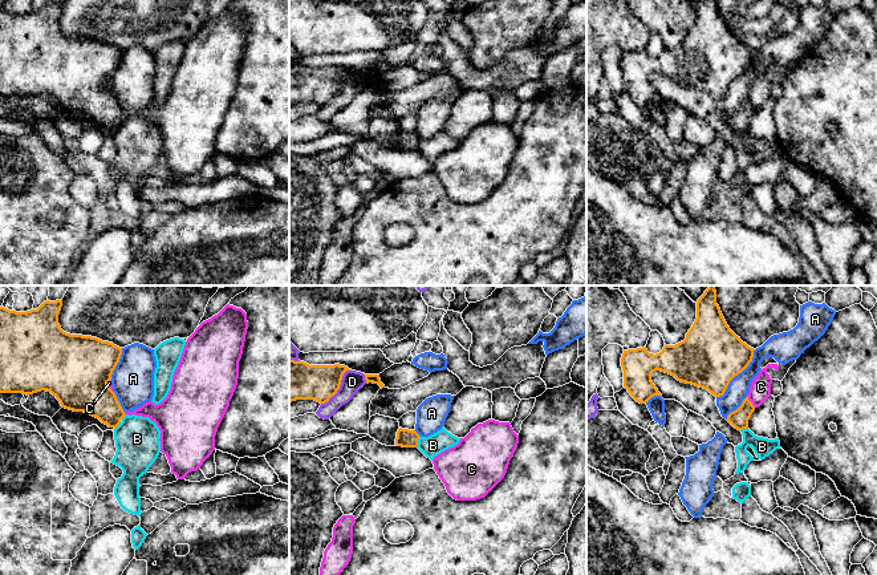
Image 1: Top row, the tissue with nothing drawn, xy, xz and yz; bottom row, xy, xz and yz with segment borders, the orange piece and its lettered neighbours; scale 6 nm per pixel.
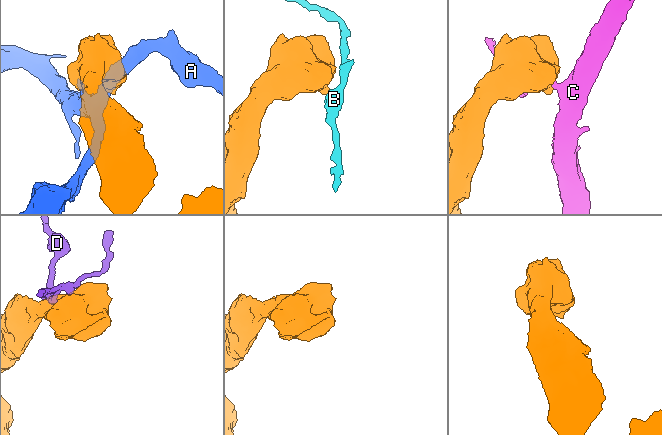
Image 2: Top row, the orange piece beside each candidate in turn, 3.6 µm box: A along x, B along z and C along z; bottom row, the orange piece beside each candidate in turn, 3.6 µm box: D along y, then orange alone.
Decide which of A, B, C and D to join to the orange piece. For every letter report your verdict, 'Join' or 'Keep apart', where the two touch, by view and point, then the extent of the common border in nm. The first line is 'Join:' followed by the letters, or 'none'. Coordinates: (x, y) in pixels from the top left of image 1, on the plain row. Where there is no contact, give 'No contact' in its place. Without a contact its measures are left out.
Join: none
A: Keep apart. Touches orange at yz (737, 77). Shared border 380 nm
B: Keep apart. Touches orange at xz (417, 144). Shared border 80 nm
C: Keep apart. Touches orange at yz (750, 104). Shared border 90 nm
D: Keep apart. Touches orange at xz (338, 89). Shared border 280 nm

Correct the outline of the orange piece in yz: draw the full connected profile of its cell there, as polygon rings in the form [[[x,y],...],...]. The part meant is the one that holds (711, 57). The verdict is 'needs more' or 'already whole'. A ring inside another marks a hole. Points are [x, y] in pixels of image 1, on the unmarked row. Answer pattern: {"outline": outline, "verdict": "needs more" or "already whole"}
{"outline": [[[699,0],[697,21],[683,44],[675,48],[665,46],[657,57],[649,56],[646,49],[624,53],[621,60],[624,89],[640,106],[646,106],[654,98],[662,100],[651,84],[651,76],[661,73],[674,78],[681,85],[707,92],[715,100],[720,100],[730,84],[750,68],[754,53],[730,32],[716,7],[716,0]]], "verdict": "already whole"}

